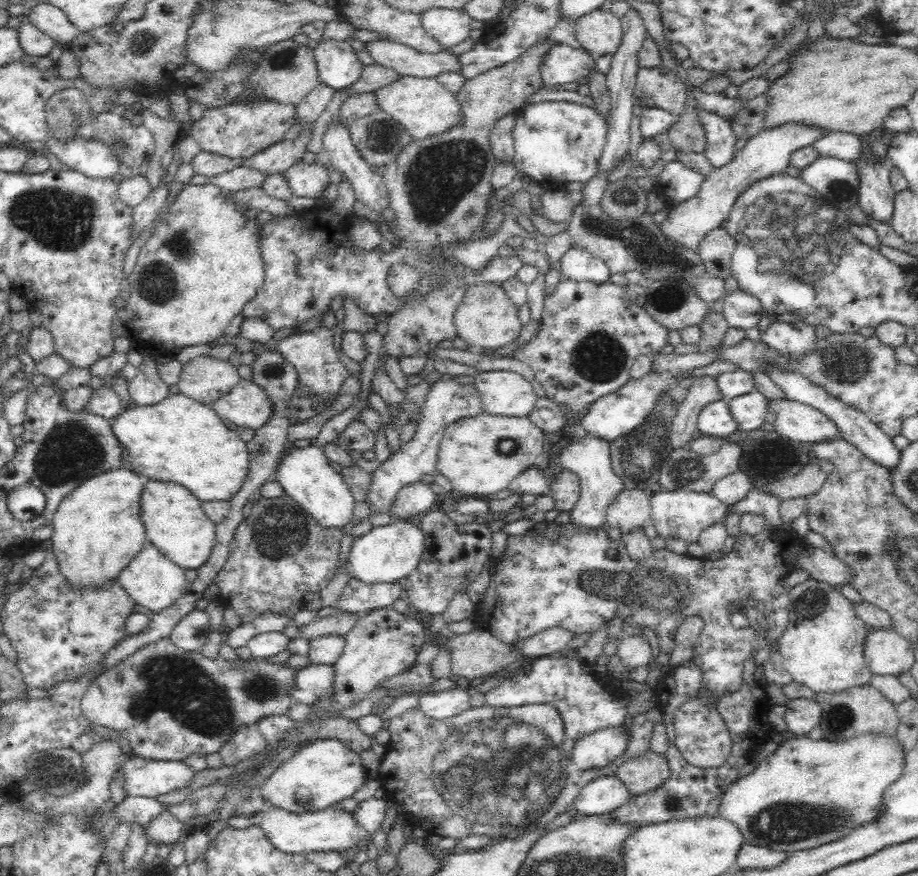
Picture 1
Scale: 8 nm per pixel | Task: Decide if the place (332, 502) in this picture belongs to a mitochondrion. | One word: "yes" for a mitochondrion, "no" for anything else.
no

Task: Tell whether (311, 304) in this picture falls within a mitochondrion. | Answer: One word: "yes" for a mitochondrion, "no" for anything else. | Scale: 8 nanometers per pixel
no

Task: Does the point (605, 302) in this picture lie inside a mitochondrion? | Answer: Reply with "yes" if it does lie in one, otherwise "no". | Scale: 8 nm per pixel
no

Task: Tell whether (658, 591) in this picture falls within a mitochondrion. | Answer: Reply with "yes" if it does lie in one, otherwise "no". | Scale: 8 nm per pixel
yes

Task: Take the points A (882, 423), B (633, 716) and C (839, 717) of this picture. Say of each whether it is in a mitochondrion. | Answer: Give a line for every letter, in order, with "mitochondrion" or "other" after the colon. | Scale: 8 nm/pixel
A: other
B: other
C: mitochondrion

